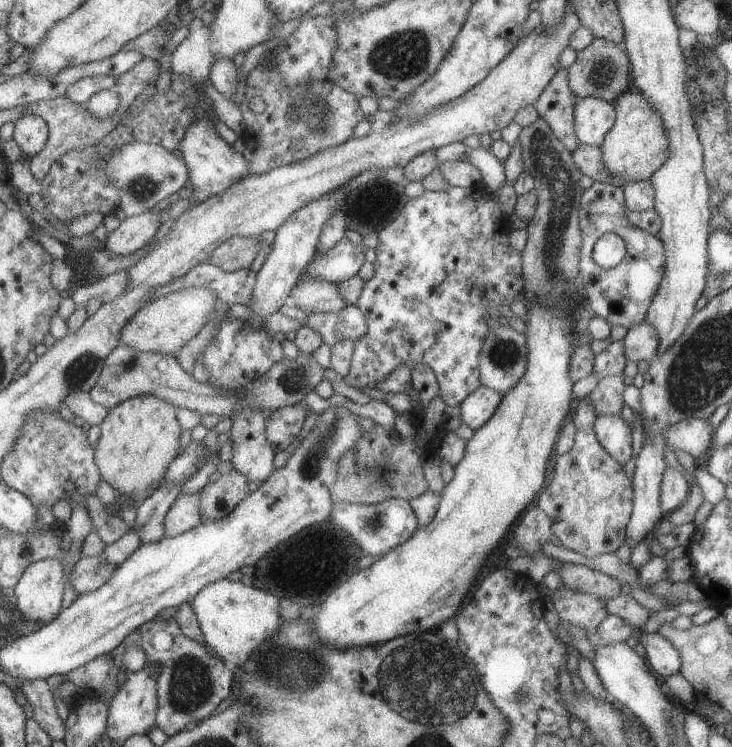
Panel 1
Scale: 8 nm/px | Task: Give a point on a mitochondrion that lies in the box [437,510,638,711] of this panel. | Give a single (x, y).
(524, 694)

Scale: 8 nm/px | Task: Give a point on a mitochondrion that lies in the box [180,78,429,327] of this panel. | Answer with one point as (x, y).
(310, 117)

